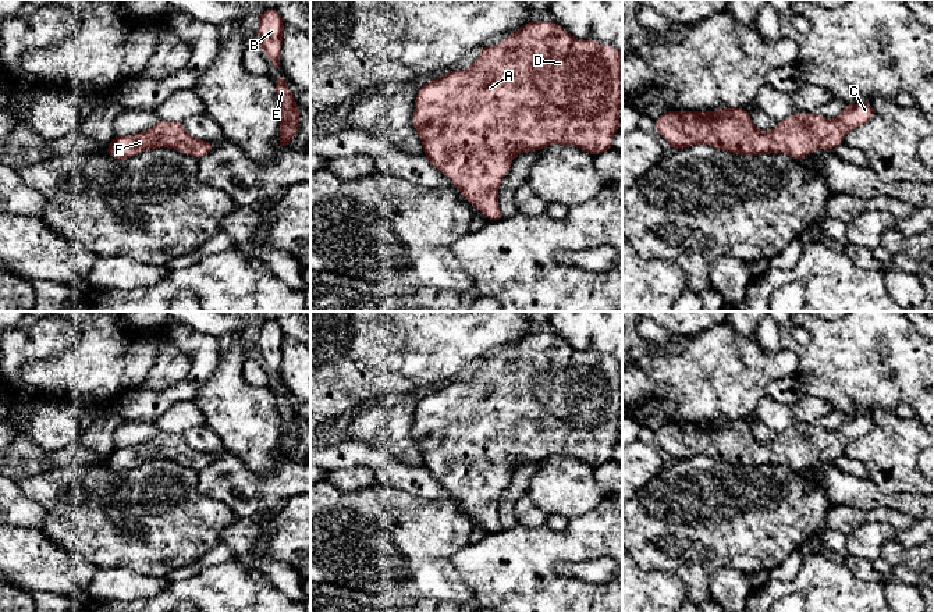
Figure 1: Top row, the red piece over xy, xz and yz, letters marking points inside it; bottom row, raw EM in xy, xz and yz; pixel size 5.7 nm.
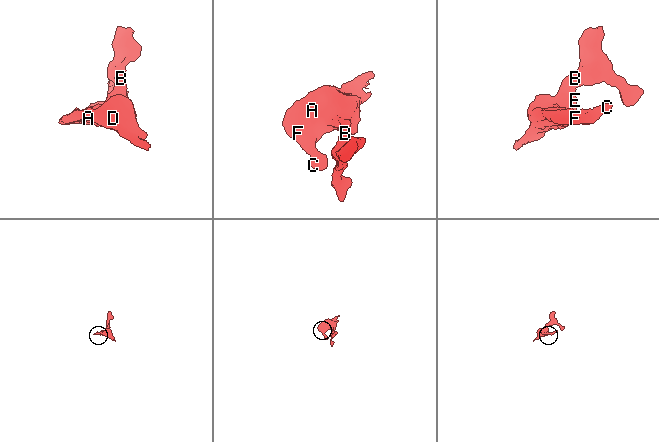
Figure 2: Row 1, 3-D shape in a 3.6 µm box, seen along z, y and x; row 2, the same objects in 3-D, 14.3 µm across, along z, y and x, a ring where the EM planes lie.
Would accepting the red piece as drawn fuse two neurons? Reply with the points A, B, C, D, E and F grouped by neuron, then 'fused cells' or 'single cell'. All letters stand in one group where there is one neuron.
A B C D E F | single cell

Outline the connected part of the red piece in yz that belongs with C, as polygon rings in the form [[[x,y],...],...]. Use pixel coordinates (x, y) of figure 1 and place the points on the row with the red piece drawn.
[[[873,103],[845,104],[834,121],[816,113],[792,114],[764,132],[753,124],[746,108],[670,110],[654,120],[654,127],[671,150],[706,143],[732,154],[784,153],[799,161],[820,149],[835,149],[848,131],[869,122],[873,115]]]

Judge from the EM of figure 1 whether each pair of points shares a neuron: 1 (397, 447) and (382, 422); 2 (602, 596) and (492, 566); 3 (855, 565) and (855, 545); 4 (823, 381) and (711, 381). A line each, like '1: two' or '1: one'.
1: one
2: one
3: two
4: two

